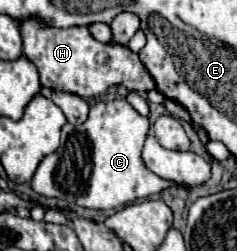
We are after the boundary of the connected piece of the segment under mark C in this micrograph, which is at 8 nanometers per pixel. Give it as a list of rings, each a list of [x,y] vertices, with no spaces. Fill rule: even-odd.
[[[124,98],[98,102],[92,106],[84,124],[66,124],[62,128],[60,148],[40,162],[30,186],[42,196],[60,198],[70,204],[96,210],[118,208],[158,194],[168,186],[176,186],[174,182],[158,178],[142,162],[140,152],[148,128],[148,118],[140,116]]]

